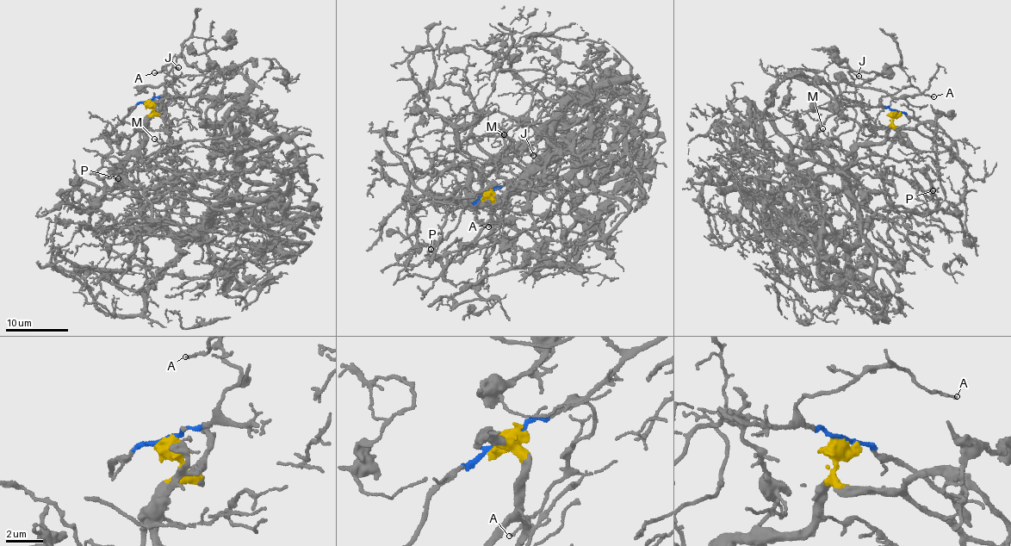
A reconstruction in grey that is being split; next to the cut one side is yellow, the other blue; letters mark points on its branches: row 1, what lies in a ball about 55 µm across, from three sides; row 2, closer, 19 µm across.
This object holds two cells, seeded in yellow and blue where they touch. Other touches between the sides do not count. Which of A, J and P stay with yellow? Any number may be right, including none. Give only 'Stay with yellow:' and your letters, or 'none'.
Stay with yellow: P

